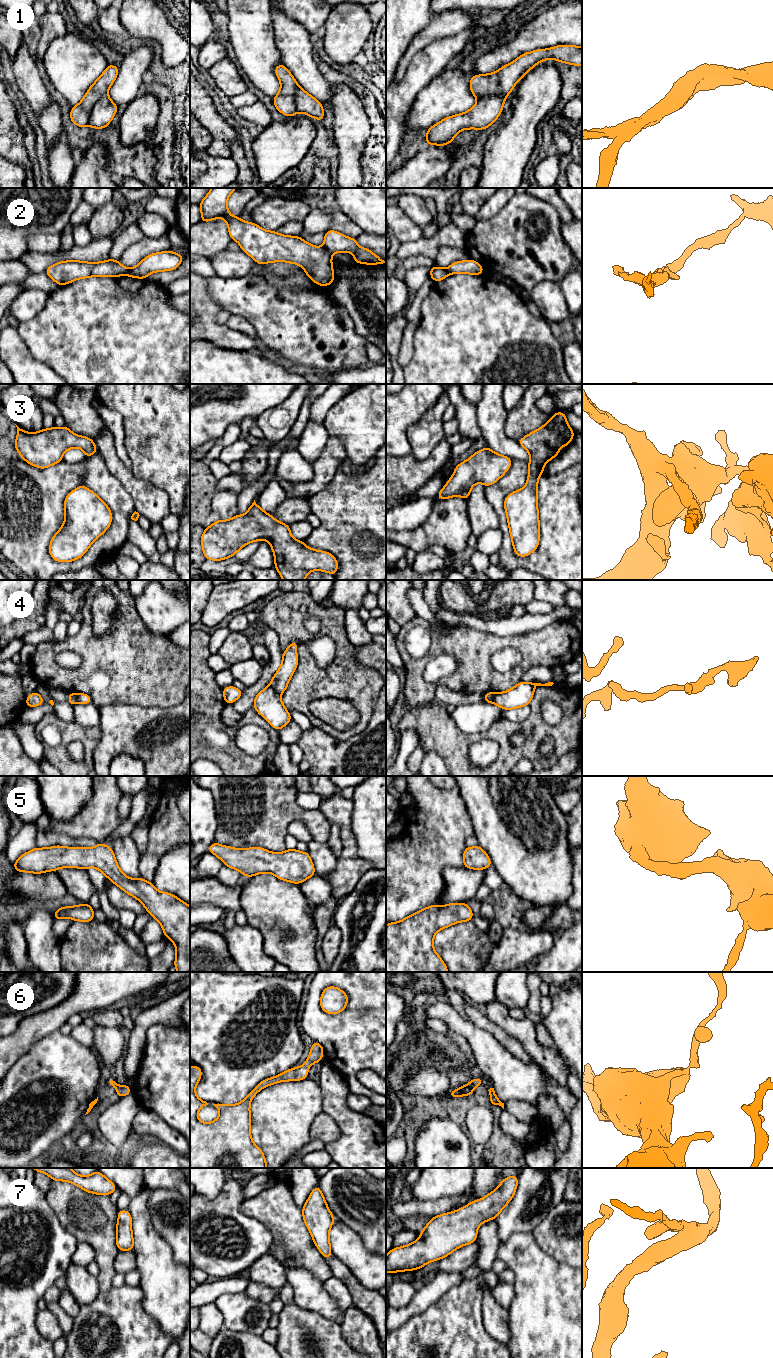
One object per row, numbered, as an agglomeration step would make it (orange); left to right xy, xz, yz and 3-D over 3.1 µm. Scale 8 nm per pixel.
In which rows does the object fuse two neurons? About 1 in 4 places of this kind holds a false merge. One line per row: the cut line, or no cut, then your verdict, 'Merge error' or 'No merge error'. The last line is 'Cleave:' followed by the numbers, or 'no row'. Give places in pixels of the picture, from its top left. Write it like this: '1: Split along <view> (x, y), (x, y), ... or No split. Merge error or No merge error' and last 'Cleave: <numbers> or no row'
1: No split. No merge error
2: Split along xz (323, 246), (330, 253). Merge error
3: No split. No merge error
4: Split along xz (269, 685), (279, 694). Merge error
5: No split. No merge error
6: No split. No merge error
7: No split. No merge error
Cleave: 2, 4

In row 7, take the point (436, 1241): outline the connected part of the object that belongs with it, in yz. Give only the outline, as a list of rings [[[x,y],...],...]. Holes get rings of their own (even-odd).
[[[518,1176],[504,1178],[500,1185],[483,1199],[470,1202],[454,1212],[430,1219],[420,1237],[411,1244],[393,1248],[386,1256],[386,1272],[412,1271],[442,1259],[457,1248],[477,1239],[479,1226],[497,1218],[512,1200]]]

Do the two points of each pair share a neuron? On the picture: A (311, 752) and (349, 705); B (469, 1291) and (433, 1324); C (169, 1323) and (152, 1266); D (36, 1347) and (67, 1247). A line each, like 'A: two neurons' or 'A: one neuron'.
A: two neurons
B: one neuron
C: one neuron
D: one neuron

